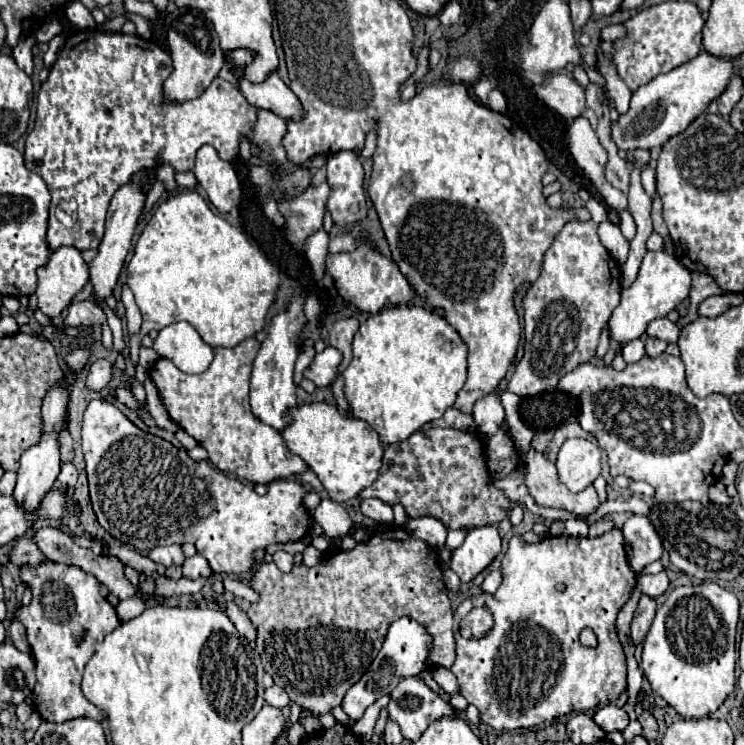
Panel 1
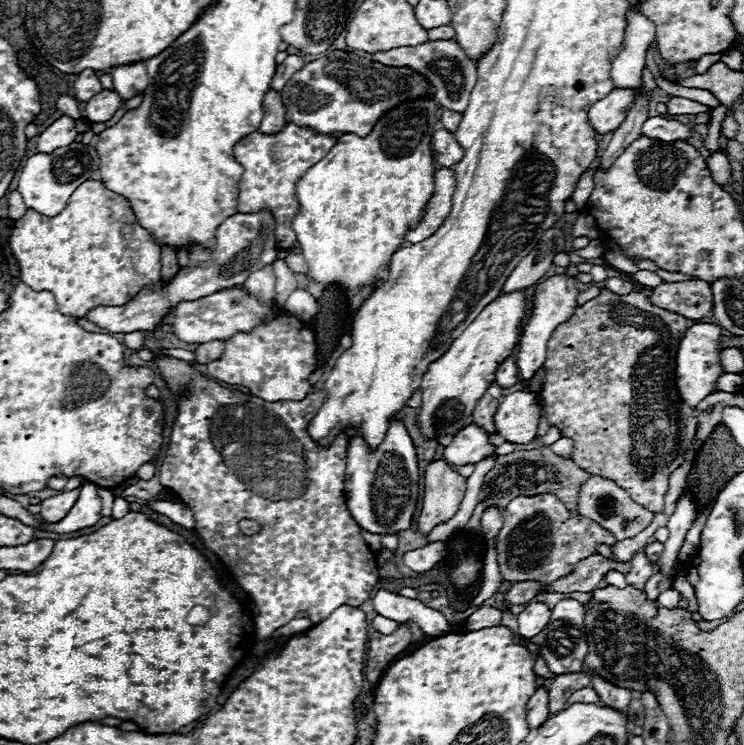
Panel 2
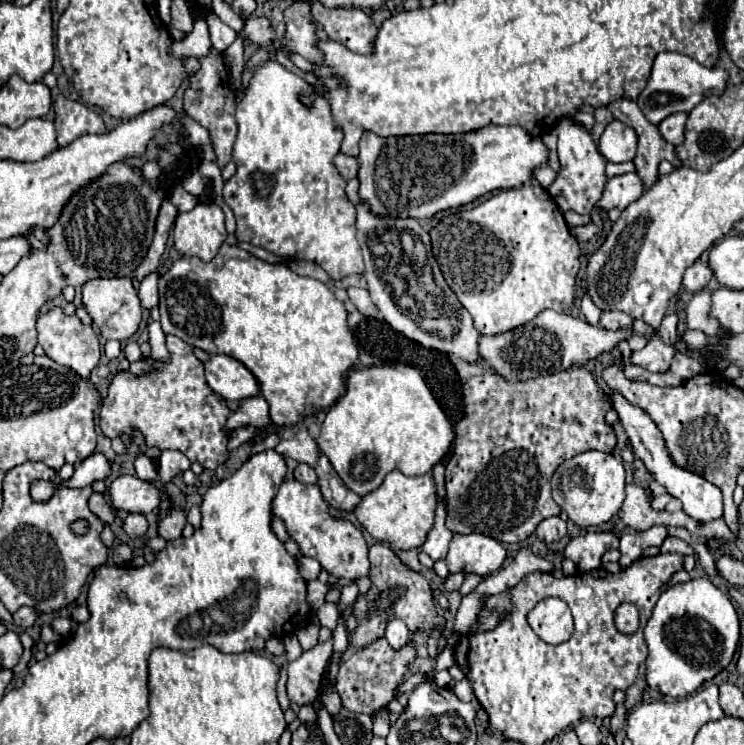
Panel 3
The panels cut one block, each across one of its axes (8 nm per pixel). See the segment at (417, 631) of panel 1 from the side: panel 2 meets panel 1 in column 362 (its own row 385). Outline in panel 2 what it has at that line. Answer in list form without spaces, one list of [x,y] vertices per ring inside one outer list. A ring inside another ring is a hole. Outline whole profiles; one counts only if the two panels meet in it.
[[[694,324],[686,330],[676,352],[676,390],[680,398],[688,402],[690,408],[696,408],[708,394],[714,390],[714,382],[724,374],[720,368],[720,350],[718,350],[720,326],[716,324]]]

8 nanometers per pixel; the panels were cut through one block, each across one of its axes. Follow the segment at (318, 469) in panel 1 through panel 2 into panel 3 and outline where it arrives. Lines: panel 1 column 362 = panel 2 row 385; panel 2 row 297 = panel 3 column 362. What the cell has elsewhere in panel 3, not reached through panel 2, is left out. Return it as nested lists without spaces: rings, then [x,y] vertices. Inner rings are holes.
[[[394,470],[384,478],[378,490],[362,498],[354,514],[366,532],[378,542],[388,544],[392,550],[412,550],[420,548],[426,542],[428,532],[434,528],[436,506],[438,494],[432,472],[422,476],[404,476],[402,472]]]

